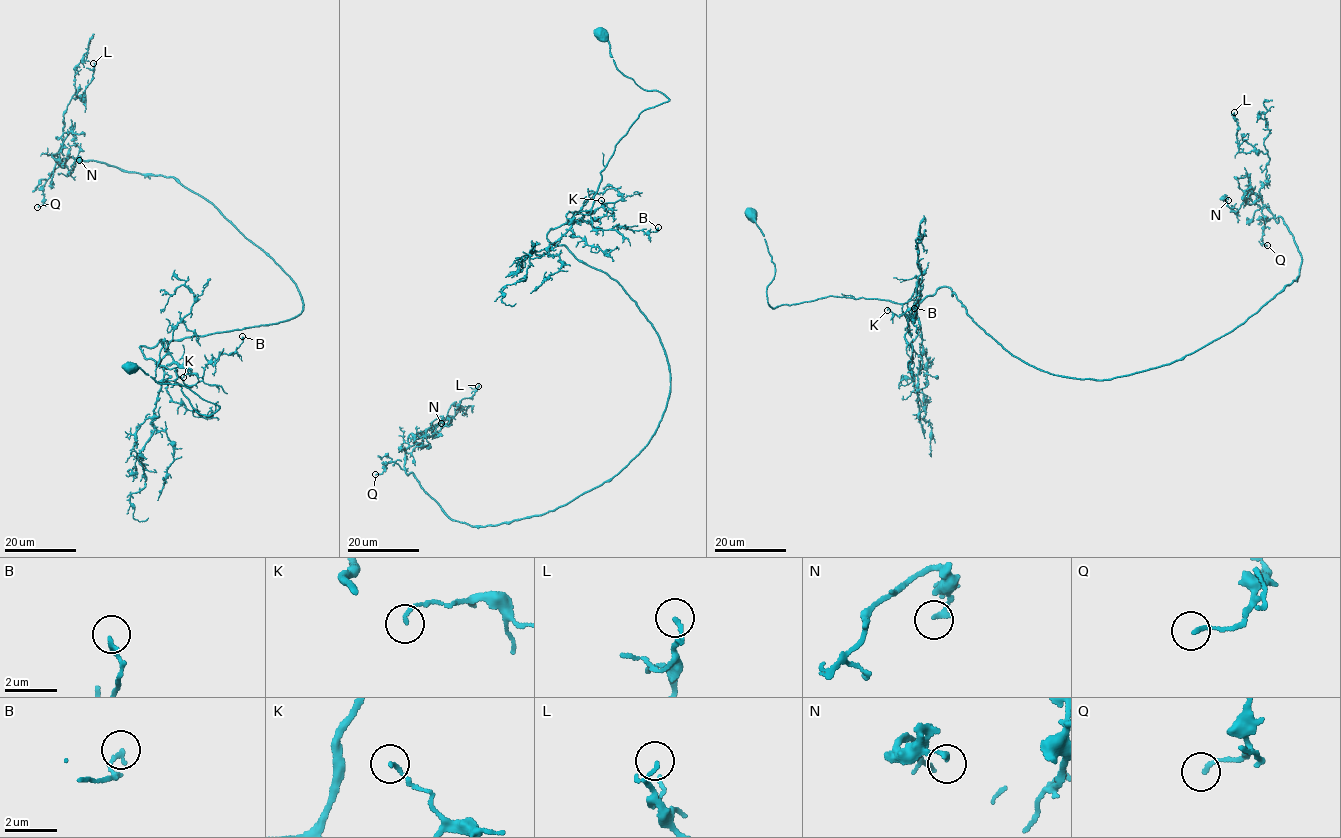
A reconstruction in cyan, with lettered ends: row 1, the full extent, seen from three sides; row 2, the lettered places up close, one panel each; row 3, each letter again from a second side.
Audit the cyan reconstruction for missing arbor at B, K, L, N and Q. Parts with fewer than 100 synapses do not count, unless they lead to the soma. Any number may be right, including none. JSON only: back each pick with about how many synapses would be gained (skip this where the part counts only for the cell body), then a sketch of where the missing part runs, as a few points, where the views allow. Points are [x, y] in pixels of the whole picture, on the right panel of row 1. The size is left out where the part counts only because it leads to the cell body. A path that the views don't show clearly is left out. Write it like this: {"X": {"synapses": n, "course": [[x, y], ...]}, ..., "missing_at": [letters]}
{"missing_at": []}

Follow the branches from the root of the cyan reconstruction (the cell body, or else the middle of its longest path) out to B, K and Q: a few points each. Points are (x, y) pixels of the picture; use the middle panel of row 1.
B: (601, 34), (619, 71), (668, 100), (640, 113), (616, 144), (600, 173), (591, 225), (646, 233), (658, 227)
K: (601, 34), (619, 71), (668, 100), (639, 114), (600, 173), (592, 207), (571, 218), (601, 217), (601, 200)
Q: (601, 34), (668, 100), (547, 238), (654, 328), (659, 426), (495, 525), (375, 474)

